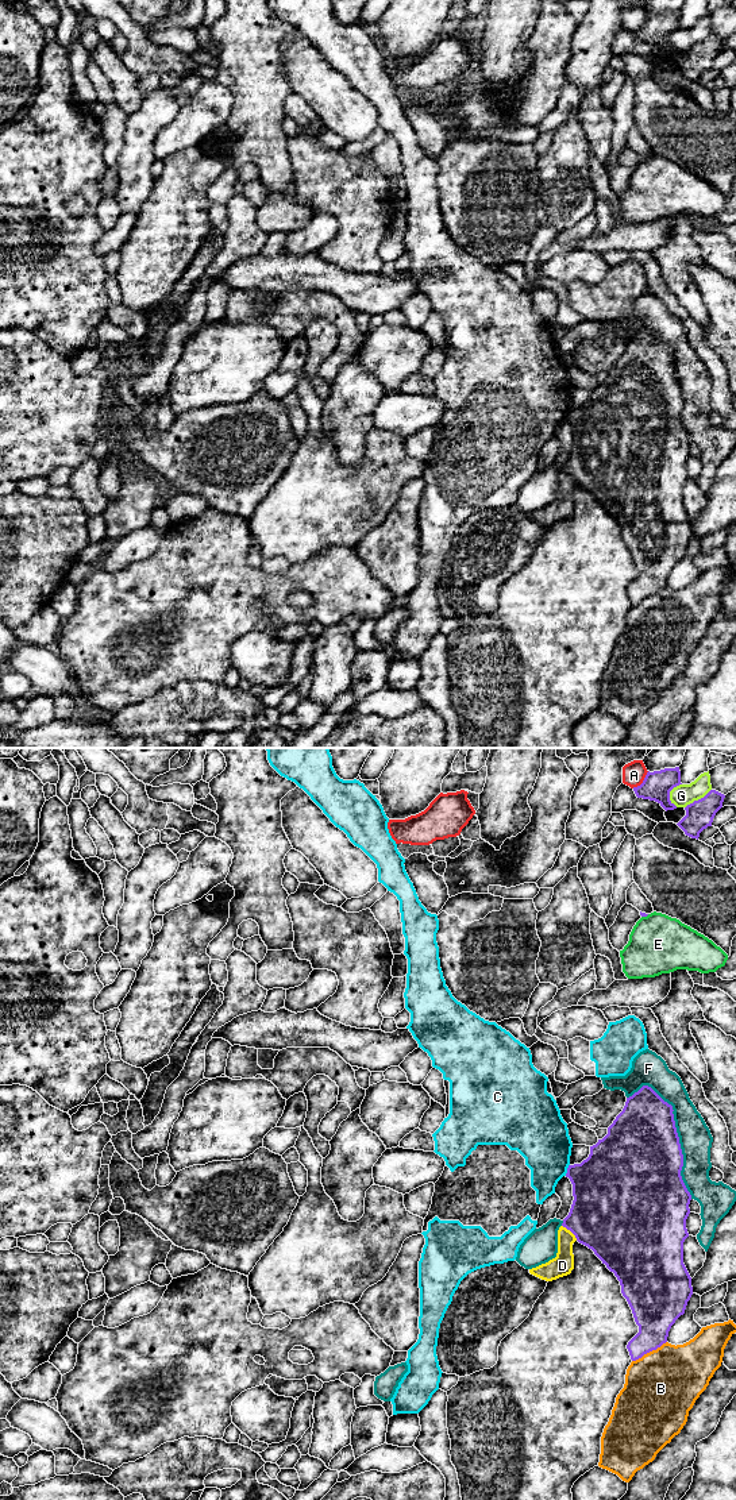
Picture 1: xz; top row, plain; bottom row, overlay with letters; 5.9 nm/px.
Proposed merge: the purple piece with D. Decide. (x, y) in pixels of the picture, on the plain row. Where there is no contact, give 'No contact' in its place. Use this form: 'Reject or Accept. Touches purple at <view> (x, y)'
Reject. Touches purple at xz (570, 474)

